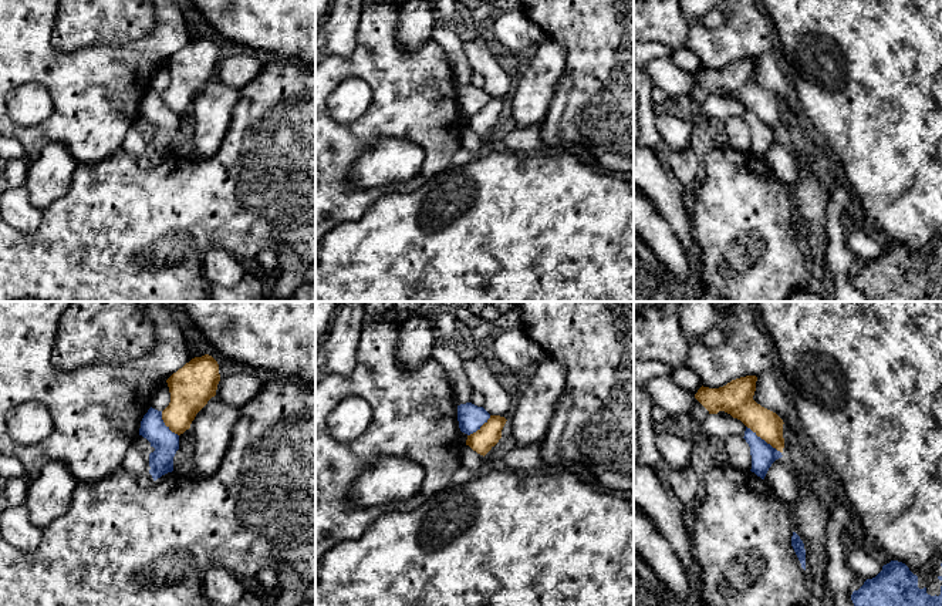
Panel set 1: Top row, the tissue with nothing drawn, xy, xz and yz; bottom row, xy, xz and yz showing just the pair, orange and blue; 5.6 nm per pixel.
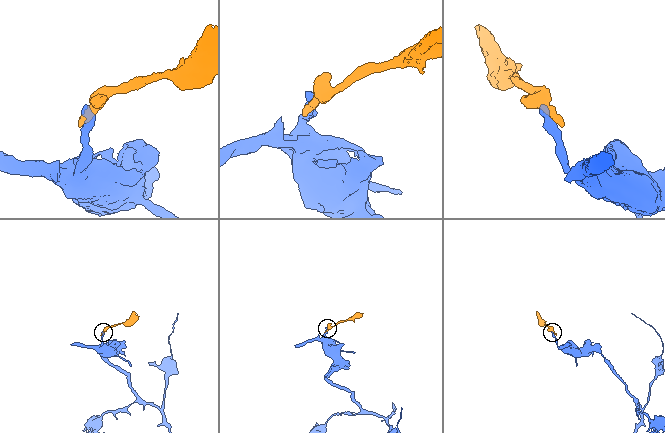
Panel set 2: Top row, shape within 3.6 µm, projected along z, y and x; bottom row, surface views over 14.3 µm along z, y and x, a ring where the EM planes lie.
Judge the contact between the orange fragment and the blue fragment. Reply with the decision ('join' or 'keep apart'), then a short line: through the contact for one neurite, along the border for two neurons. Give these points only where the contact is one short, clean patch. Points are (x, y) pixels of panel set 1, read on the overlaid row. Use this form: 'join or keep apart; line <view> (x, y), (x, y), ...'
keep apart; line yz (746, 426), (780, 453)

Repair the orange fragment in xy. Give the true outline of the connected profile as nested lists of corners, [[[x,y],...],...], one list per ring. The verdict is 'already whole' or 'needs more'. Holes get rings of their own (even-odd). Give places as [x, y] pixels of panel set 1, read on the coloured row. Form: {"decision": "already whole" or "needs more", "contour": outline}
{"decision": "already whole", "contour": [[[205,354],[195,357],[168,380],[170,403],[162,411],[165,425],[180,435],[190,428],[196,414],[216,395],[220,381],[217,361]]]}

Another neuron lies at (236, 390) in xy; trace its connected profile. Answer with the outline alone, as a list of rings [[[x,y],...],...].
[[[254,374],[227,376],[220,378],[215,397],[230,405],[243,407],[263,386],[264,383]]]

